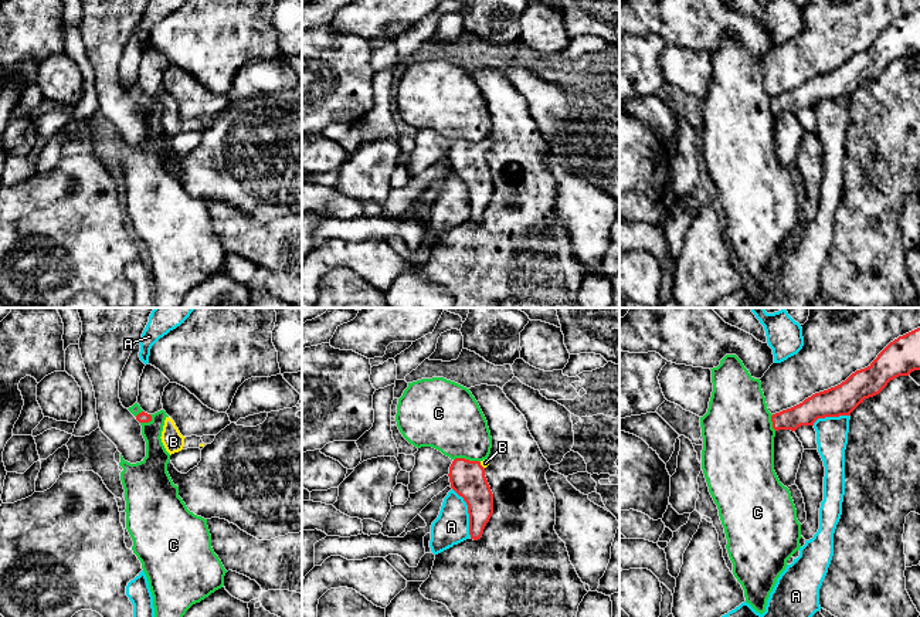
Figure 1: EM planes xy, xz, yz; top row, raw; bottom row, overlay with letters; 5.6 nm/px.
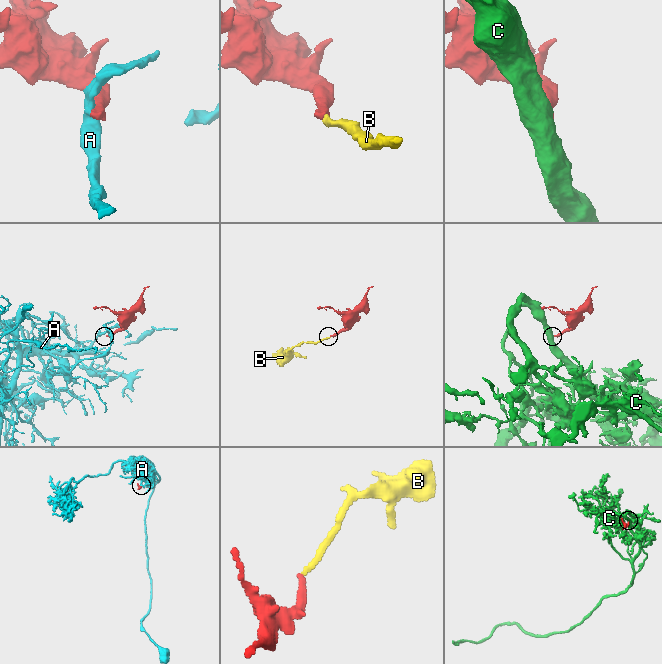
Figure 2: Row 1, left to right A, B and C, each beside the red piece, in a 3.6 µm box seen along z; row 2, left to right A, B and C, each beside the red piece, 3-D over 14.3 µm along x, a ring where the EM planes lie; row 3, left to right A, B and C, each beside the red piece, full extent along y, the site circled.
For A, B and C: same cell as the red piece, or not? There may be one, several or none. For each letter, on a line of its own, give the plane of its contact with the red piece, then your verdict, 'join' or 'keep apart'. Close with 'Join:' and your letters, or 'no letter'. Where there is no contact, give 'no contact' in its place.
A: contact in xz; keep apart
B: contact in xz; join
C: contact in xz; keep apart
Join: B

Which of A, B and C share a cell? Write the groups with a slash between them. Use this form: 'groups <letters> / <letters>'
groups A / B / C

